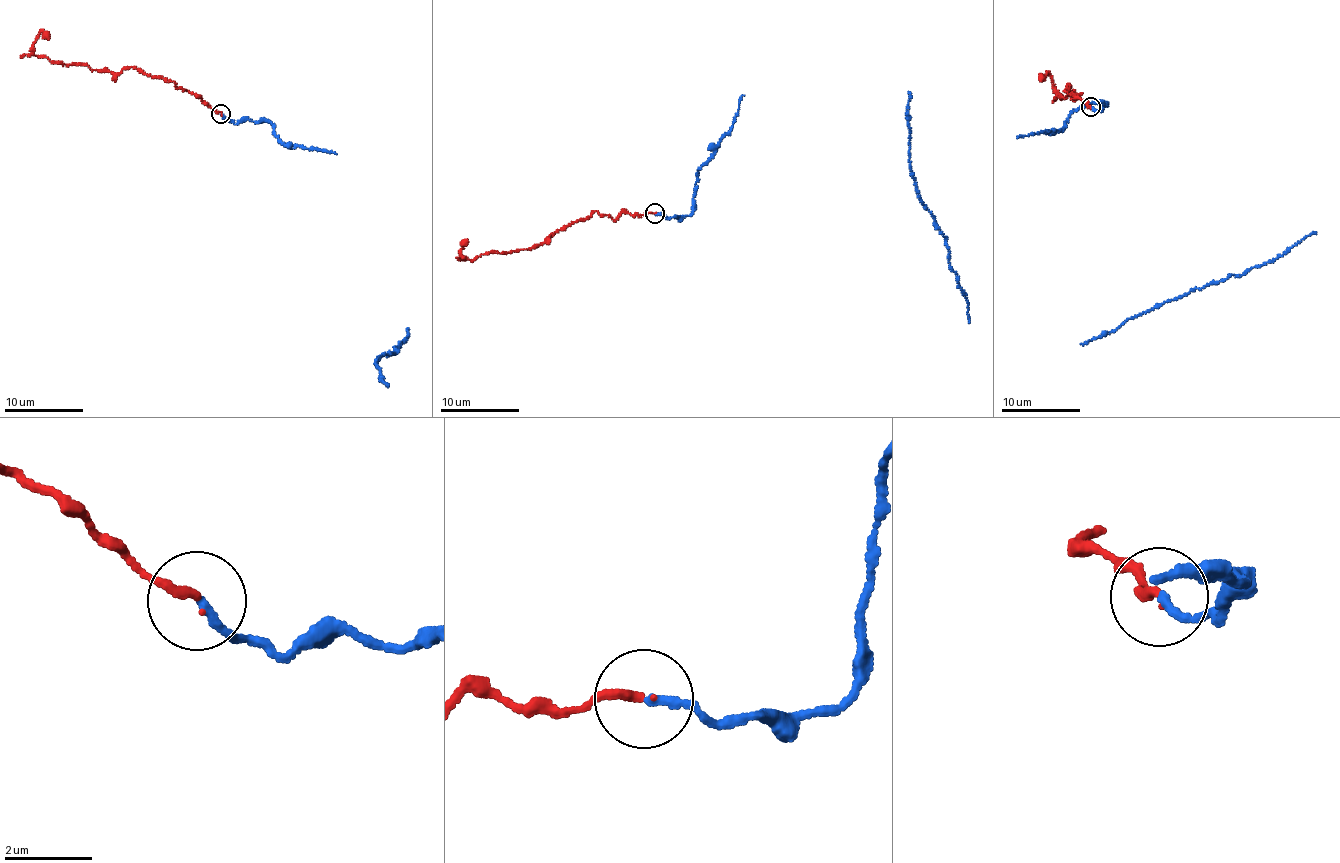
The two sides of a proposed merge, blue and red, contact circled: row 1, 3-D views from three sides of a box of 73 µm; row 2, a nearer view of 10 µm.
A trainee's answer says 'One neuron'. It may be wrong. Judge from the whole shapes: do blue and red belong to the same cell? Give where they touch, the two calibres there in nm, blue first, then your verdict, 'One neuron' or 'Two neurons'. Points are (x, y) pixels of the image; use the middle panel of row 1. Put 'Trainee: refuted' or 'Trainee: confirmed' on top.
Trainee: confirmed
Place: (654, 213). Thickness 190 nm (blue) against 220 nm. One neuron

